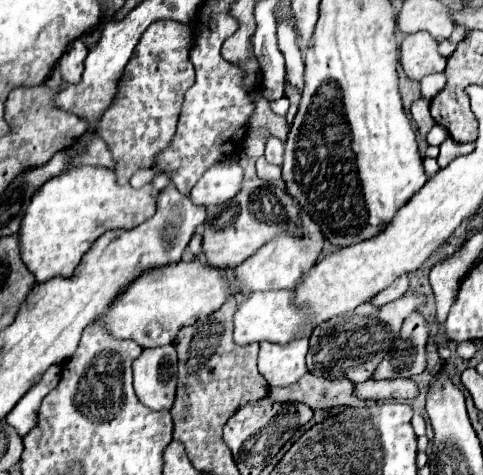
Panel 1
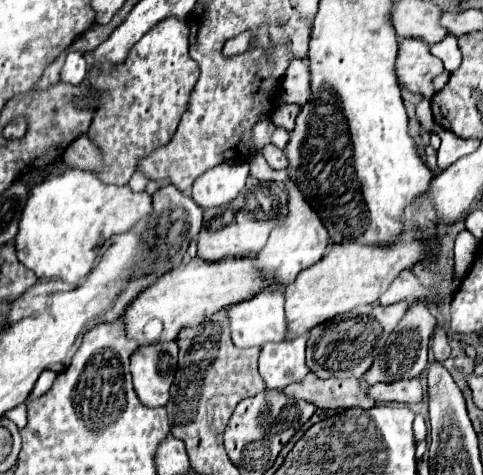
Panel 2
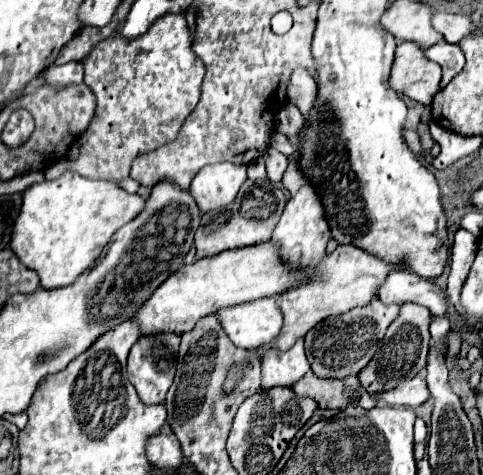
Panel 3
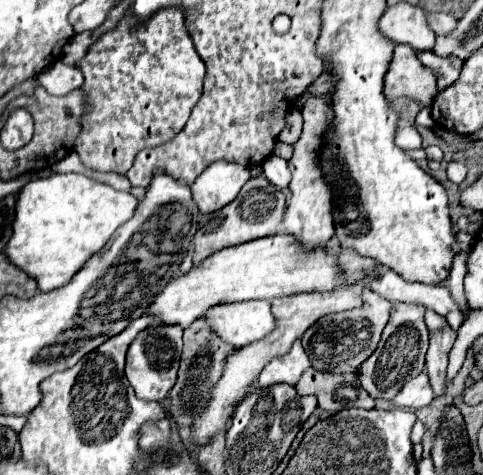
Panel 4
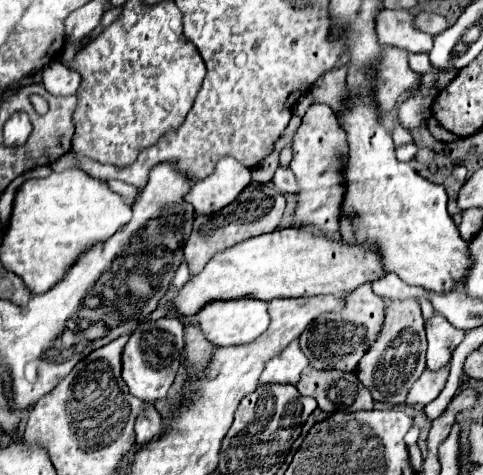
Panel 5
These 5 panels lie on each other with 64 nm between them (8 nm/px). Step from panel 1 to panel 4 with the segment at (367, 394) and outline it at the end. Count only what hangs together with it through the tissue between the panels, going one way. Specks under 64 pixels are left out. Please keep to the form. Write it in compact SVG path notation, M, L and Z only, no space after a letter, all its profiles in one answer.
M422 372L420 376L416 376L414 380L406 382L404 388L400 390L400 394L392 400L396 406L400 408L422 408L422 406L428 406L432 400L436 398L436 394L432 392L432 386L430 386L430 380L428 380L428 374Z

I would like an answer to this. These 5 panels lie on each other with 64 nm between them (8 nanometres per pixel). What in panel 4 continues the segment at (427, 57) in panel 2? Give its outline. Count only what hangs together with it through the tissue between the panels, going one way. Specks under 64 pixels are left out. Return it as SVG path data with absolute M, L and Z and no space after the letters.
M396 44L392 64L384 76L384 96L390 100L408 96L430 106L436 92L436 76L418 62L416 50L406 44Z

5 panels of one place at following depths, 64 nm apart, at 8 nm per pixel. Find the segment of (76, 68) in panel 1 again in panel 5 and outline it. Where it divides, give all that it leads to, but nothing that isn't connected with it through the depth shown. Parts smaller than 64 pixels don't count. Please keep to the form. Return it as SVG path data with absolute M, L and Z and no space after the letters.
M52 62L44 68L44 86L54 96L70 96L80 86L80 74L60 62Z

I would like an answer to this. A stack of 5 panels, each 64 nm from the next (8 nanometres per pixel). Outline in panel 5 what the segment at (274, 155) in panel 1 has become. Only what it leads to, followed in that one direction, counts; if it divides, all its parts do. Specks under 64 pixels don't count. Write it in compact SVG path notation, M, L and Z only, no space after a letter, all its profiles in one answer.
M280 166L280 168L274 172L272 182L274 182L276 190L282 192L282 194L296 194L296 192L300 192L300 188L298 188L298 184L296 184L290 168L282 168L282 166Z

